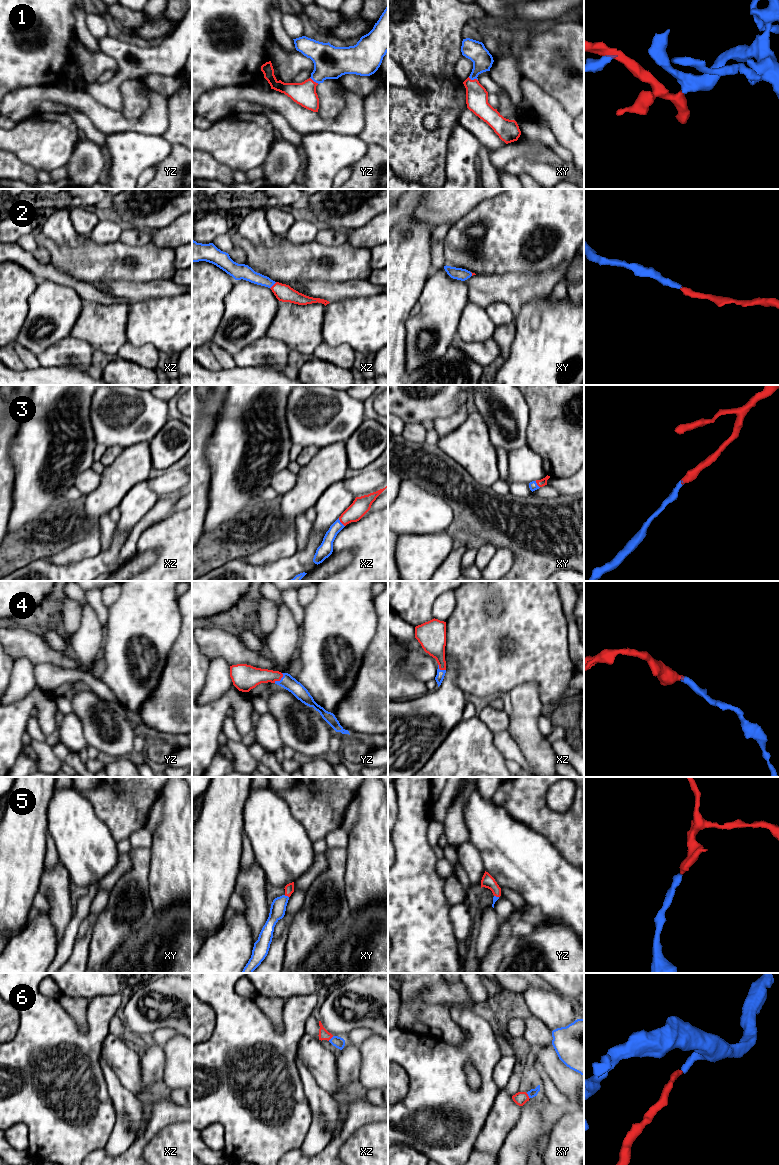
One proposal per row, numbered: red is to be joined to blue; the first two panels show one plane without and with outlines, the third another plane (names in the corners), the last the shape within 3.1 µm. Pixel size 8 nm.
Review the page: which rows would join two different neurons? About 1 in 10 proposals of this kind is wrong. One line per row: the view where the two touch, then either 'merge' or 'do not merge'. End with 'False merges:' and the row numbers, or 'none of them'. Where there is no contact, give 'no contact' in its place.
1: meets blue in xy; merge
2: meets blue in xz; merge
3: meets blue in xz; merge
4: meets blue in yz; merge
5: meets blue in xy; merge
6: meets blue in xy; merge
False merges: none of them

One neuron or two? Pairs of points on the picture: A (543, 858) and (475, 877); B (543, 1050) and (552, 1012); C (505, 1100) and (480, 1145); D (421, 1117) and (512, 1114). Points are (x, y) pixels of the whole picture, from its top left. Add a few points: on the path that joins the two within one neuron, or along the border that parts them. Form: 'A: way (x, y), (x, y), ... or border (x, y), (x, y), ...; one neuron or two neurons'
A: border (476, 848), (485, 870); two neurons
B: way (543, 1041), (543, 1021); one neuron
C: way (504, 1111), (503, 1117), (491, 1134); one neuron
D: border (497, 1093), (484, 1126), (477, 1136); two neurons

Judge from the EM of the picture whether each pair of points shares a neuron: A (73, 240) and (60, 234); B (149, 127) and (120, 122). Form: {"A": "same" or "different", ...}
{"A": "same", "B": "same"}

